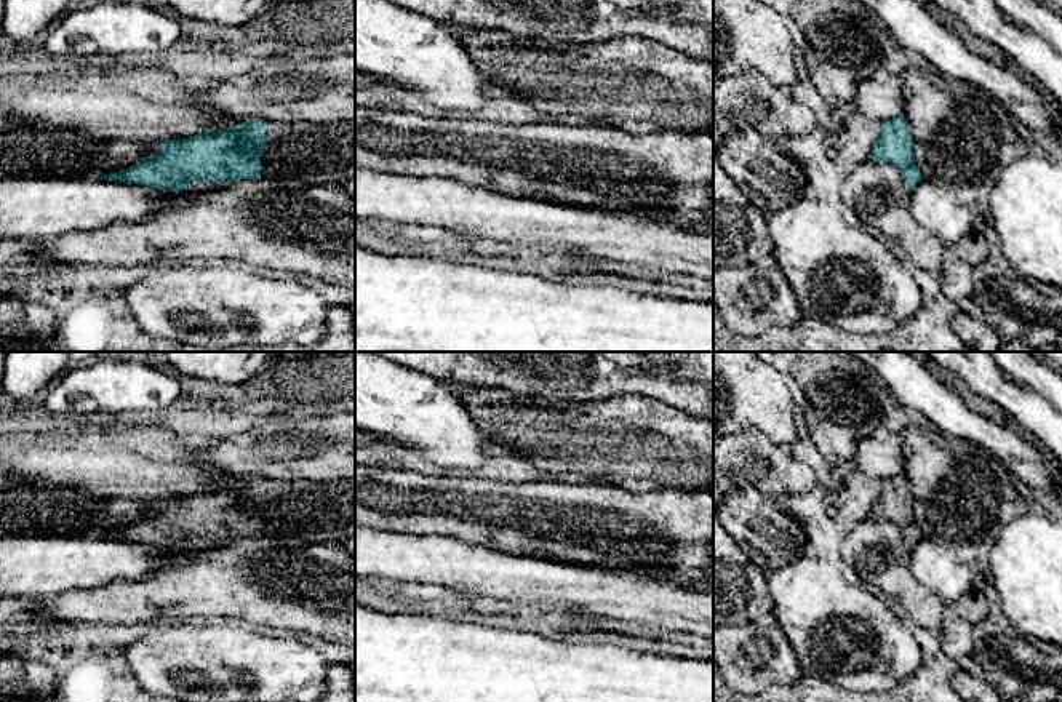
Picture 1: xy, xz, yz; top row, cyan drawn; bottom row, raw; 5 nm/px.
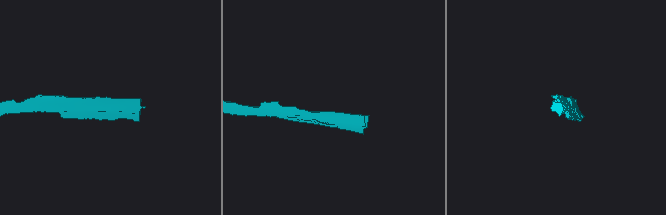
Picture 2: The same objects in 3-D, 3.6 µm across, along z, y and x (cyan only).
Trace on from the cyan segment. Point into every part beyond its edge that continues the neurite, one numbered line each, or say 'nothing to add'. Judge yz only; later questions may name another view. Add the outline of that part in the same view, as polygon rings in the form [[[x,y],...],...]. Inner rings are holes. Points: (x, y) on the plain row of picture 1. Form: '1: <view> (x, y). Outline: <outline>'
nothing to add

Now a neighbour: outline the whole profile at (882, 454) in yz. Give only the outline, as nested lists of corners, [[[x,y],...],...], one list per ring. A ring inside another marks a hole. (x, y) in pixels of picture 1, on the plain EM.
[[[883,430],[859,440],[854,459],[857,467],[881,481],[904,472],[902,433]]]

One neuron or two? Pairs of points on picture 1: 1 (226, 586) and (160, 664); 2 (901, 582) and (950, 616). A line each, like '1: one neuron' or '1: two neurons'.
1: two neurons
2: two neurons

